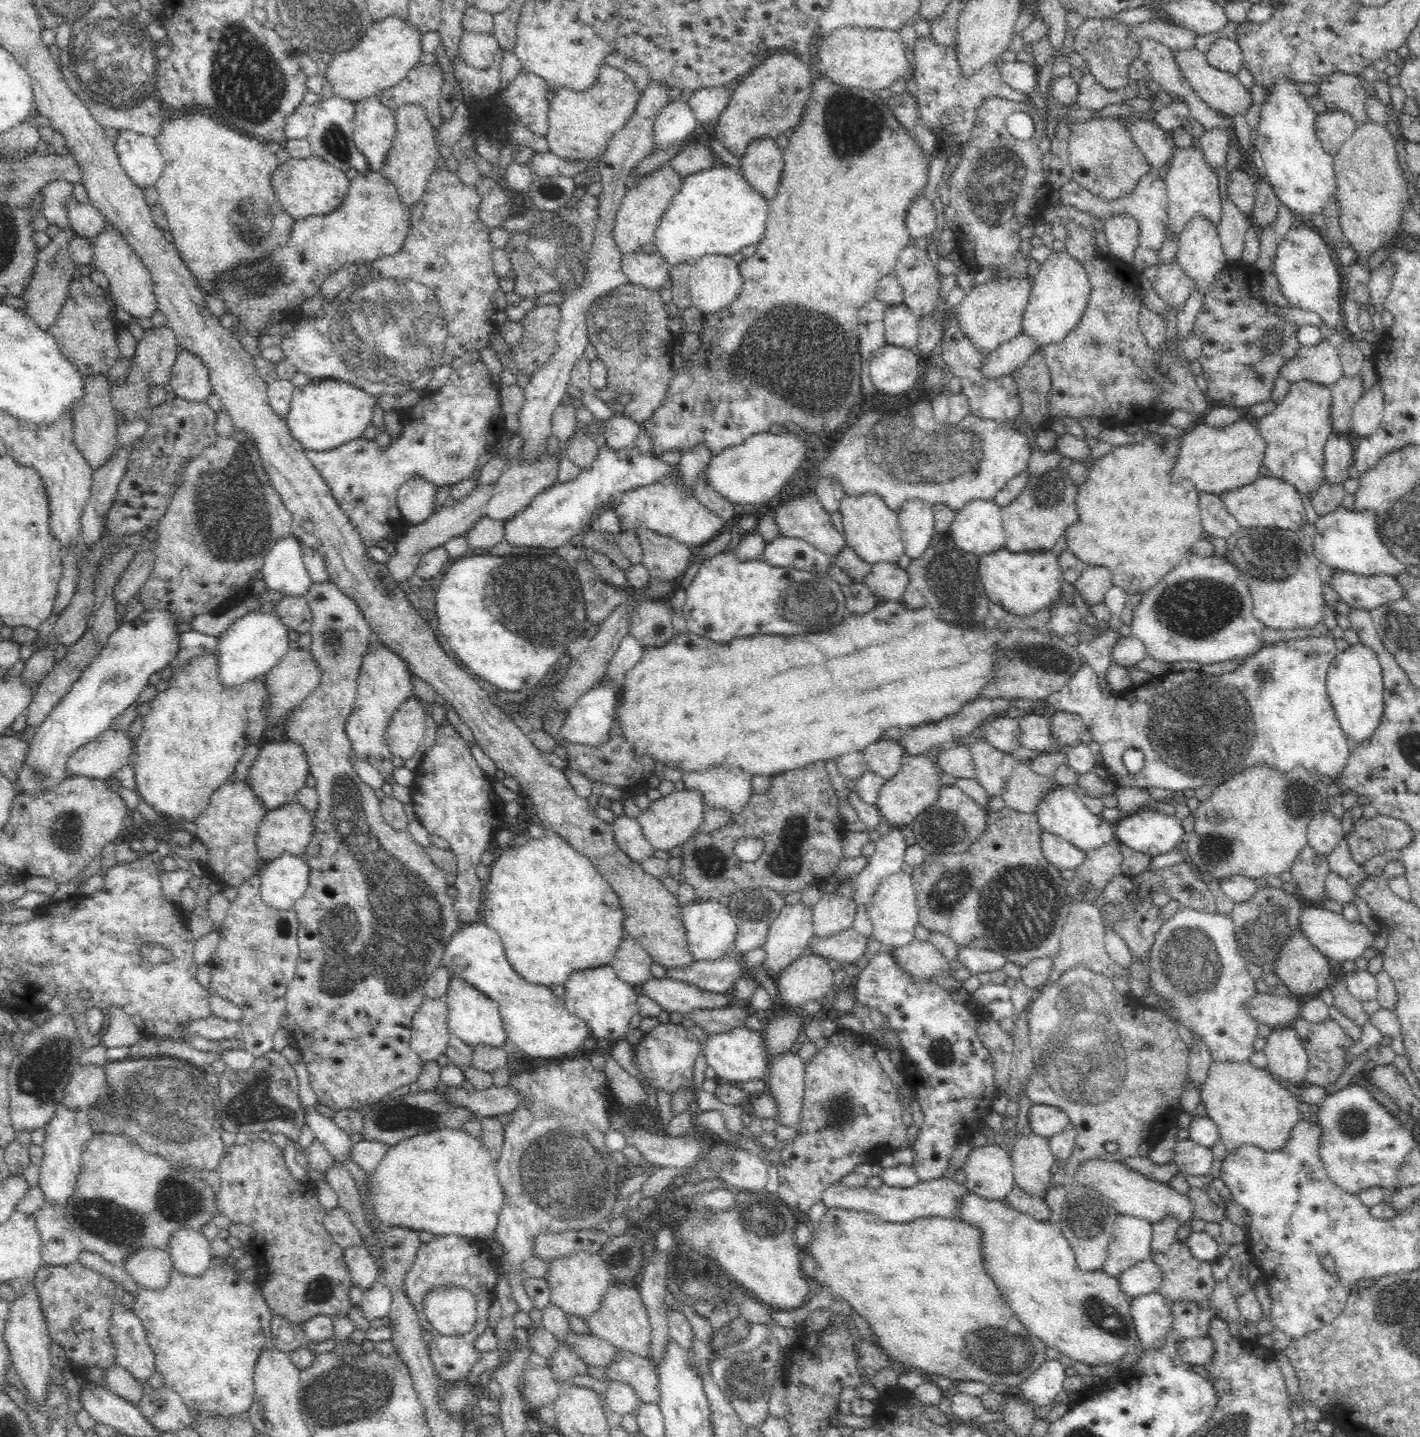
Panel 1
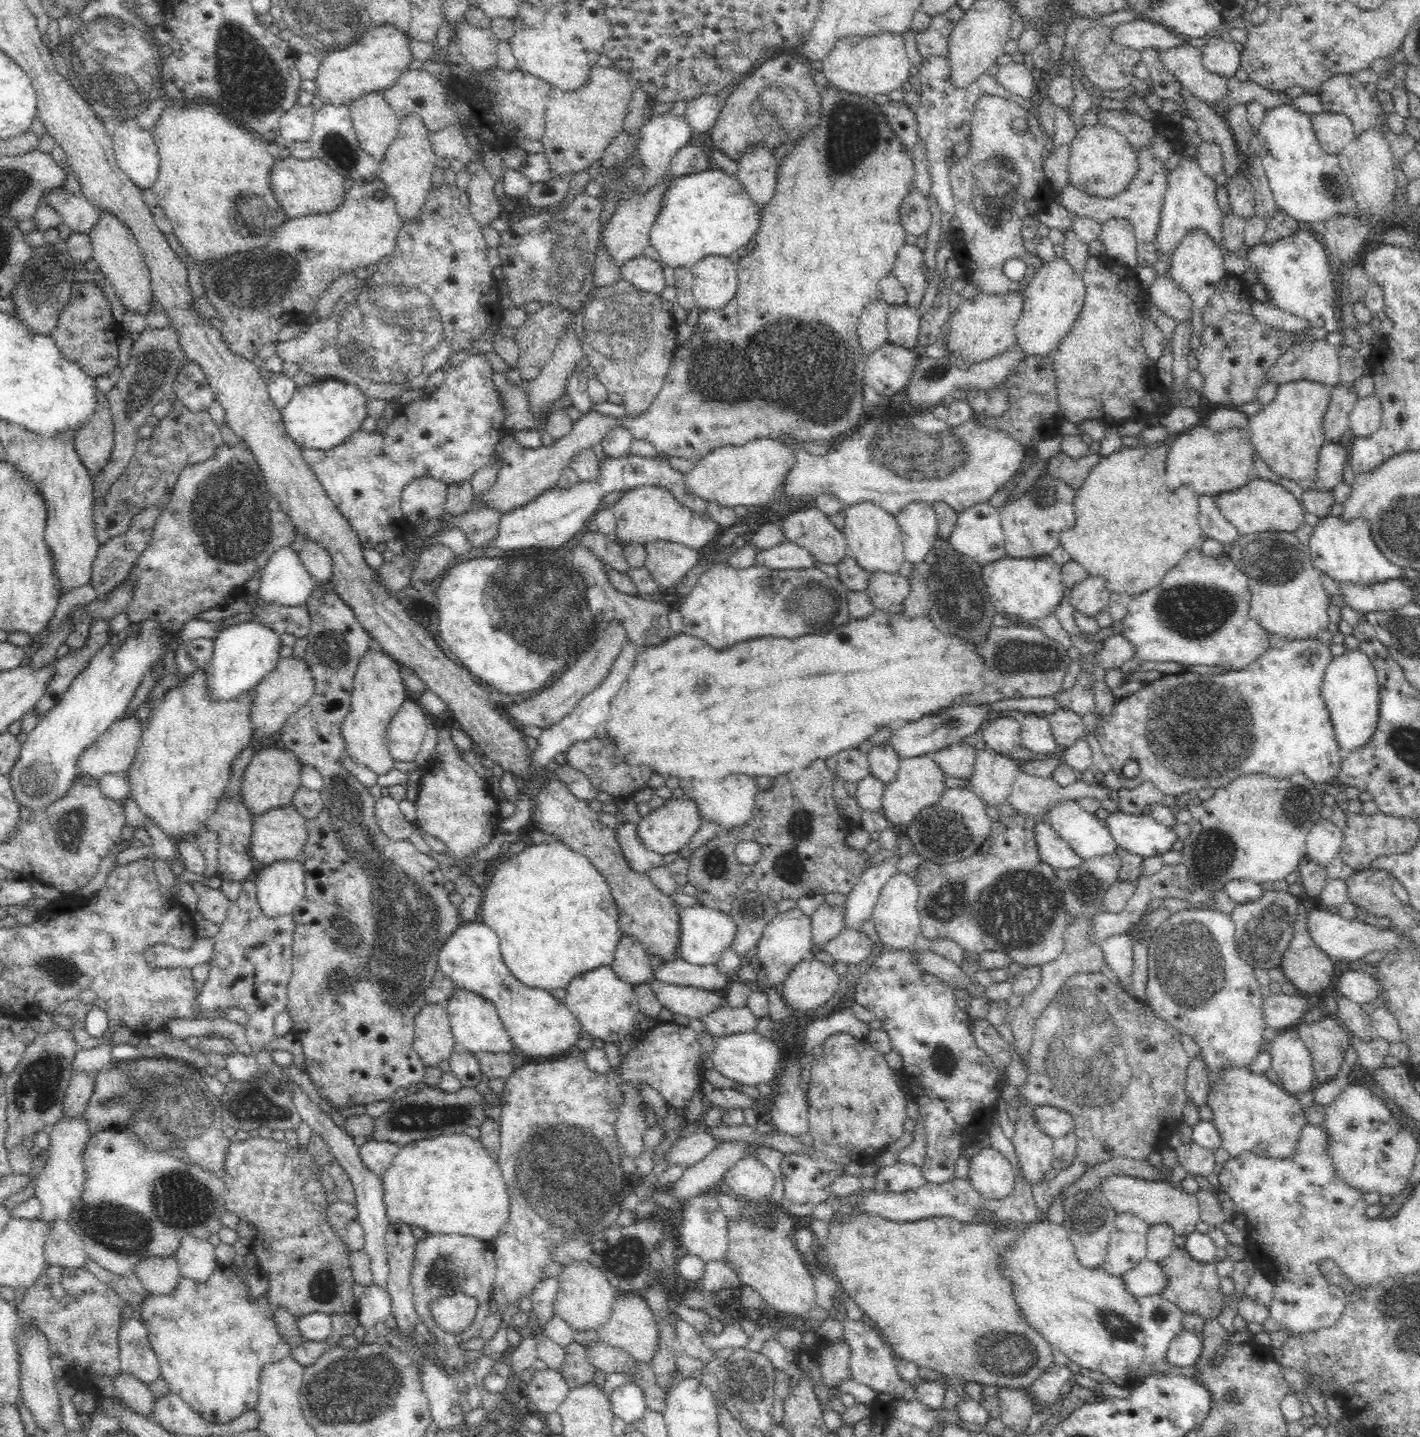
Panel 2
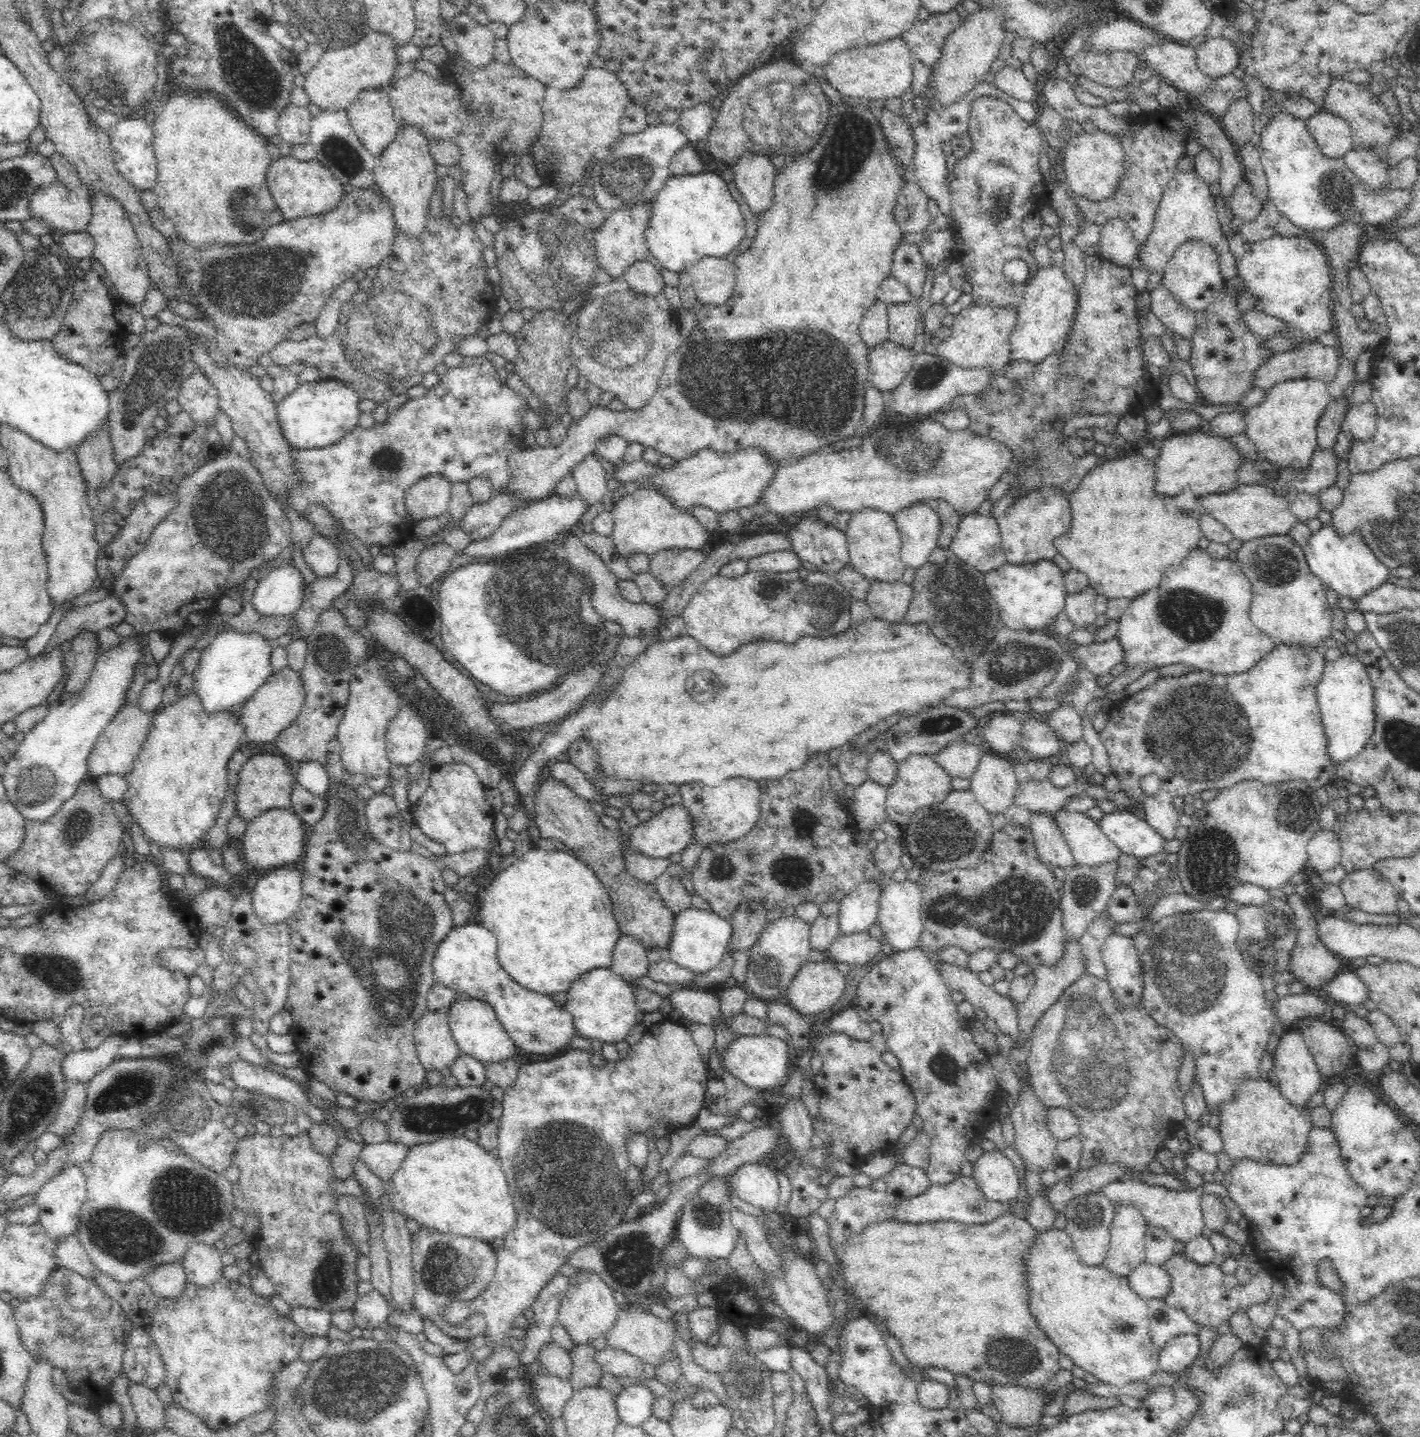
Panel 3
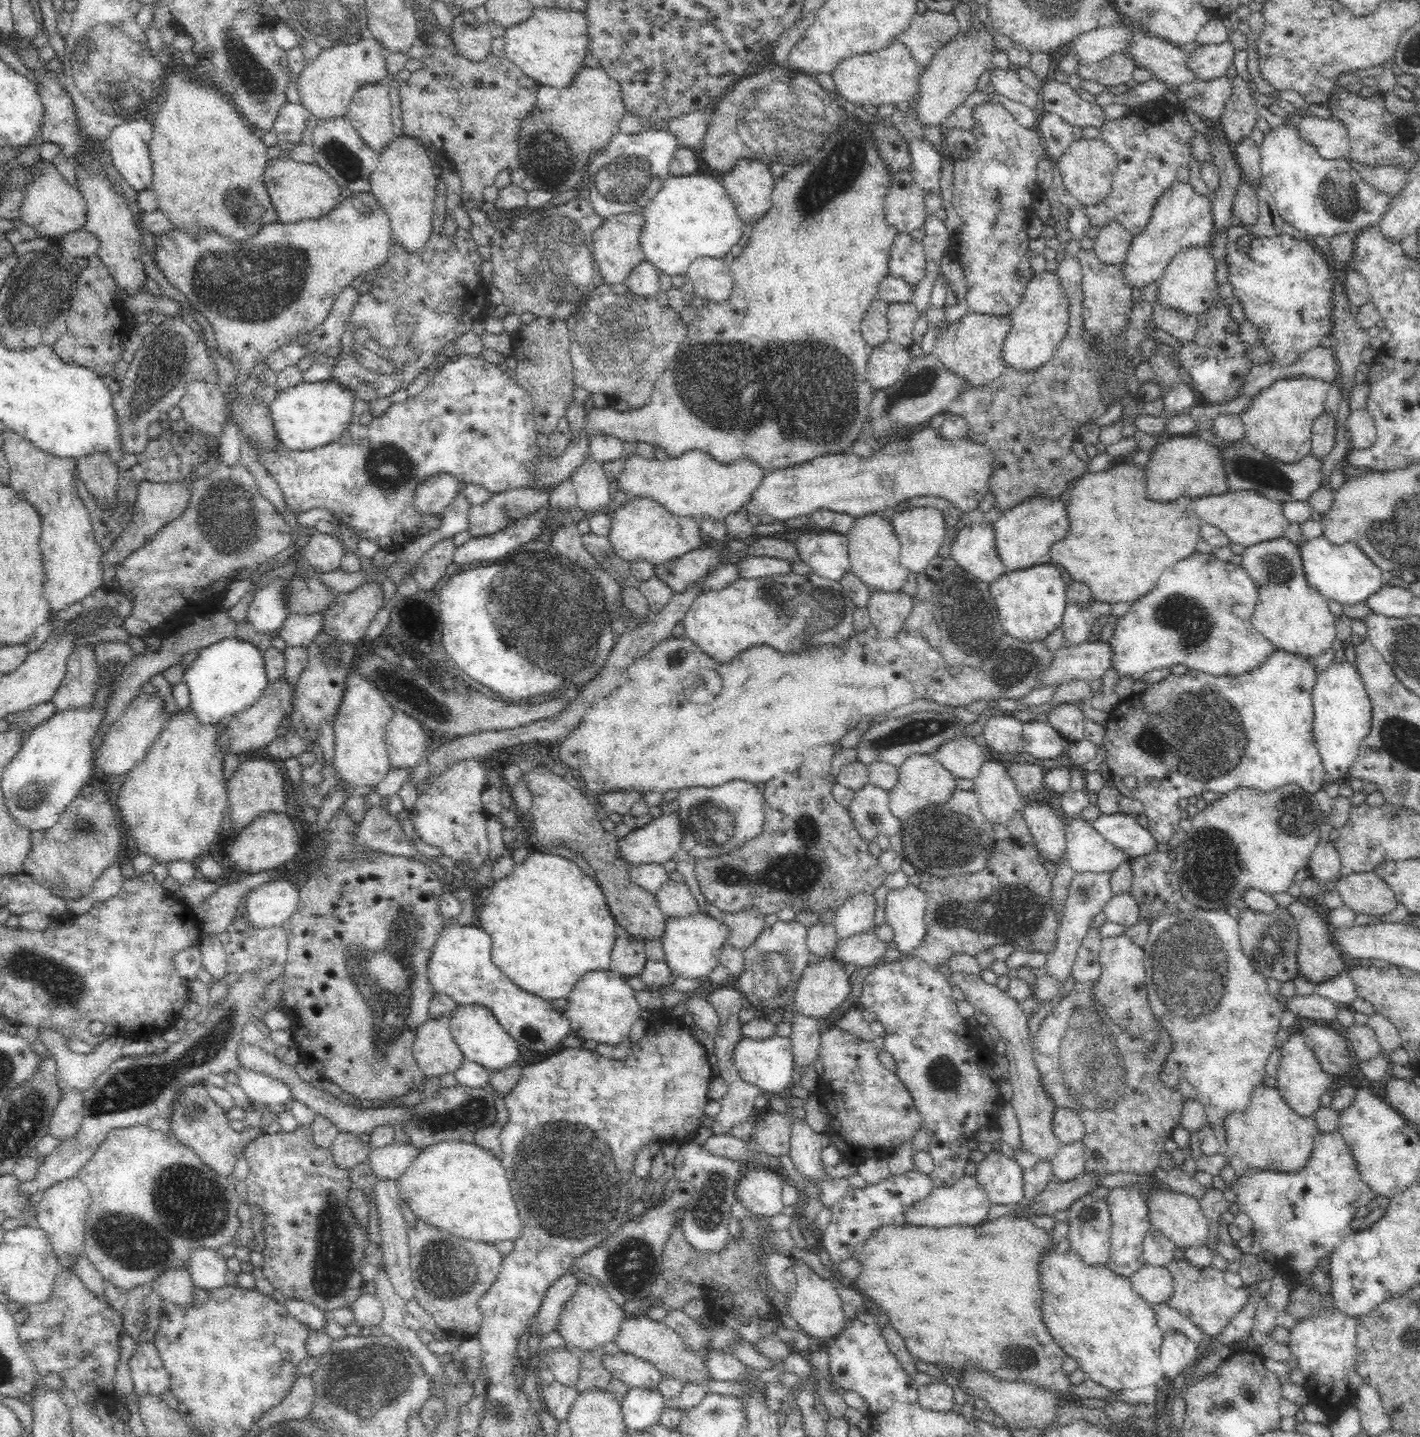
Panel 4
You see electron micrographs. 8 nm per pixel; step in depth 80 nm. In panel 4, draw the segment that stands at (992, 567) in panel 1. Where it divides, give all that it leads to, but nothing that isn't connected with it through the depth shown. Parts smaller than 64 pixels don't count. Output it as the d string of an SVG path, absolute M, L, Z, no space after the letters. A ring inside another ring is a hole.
M1051 563L1038 564L1022 570L1008 570L989 585L998 609L1003 632L1022 642L1044 640L1061 626L1066 608L1066 583L1060 569Z

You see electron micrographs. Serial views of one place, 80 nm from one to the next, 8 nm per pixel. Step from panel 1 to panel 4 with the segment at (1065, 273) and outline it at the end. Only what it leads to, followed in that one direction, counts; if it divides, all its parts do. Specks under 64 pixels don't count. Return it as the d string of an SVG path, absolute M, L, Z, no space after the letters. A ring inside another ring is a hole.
M1055 271L1034 274L1026 284L1020 304L1009 314L1010 330L1001 348L1006 367L1030 372L1044 366L1054 356L1068 330L1068 303Z

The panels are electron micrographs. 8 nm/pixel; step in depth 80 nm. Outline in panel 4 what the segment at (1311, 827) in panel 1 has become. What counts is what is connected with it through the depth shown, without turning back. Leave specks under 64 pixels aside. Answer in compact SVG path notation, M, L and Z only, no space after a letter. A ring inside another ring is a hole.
M1319 841L1308 860L1308 874L1321 885L1327 880L1336 878L1341 870L1341 860L1339 859L1338 851L1334 848L1333 841L1327 843Z

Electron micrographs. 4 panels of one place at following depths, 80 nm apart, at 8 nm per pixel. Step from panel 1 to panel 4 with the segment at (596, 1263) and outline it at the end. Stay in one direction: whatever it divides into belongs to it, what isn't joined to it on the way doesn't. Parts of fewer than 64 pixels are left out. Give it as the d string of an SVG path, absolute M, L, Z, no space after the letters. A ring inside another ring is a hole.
M593 1279L582 1280L574 1296L564 1304L556 1329L567 1345L574 1347L575 1351L590 1352L594 1348L602 1348L606 1342L612 1342L625 1315L625 1312L610 1299L604 1285Z

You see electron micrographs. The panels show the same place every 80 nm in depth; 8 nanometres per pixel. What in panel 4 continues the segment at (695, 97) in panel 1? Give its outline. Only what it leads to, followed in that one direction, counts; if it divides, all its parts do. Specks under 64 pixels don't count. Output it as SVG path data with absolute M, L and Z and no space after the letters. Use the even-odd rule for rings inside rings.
M703 109L682 114L670 120L665 128L676 137L680 147L699 149L711 121L711 112L711 109Z

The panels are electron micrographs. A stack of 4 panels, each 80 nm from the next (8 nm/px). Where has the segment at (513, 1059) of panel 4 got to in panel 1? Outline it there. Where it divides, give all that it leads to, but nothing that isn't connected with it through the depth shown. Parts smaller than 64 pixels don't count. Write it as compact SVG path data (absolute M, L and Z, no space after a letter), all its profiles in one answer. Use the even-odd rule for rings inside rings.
M456 975L451 976L444 1000L447 1002L449 1033L470 1047L478 1044L496 1048L507 1047L507 1035L499 1013L499 1004L495 1000L488 998Z

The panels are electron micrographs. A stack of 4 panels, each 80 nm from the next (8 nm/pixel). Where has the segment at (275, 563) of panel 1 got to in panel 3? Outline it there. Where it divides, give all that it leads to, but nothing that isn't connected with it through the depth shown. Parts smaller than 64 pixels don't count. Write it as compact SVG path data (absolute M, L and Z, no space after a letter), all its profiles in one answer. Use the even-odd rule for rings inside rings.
M286 562L258 581L251 604L261 616L286 616L304 602L303 590L308 585L294 562Z

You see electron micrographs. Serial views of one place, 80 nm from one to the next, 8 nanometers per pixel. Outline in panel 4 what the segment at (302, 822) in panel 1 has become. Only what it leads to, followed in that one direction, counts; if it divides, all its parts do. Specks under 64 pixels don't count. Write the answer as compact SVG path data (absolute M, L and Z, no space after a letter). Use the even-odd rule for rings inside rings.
M286 811L265 812L241 828L230 845L224 845L225 854L238 872L257 873L261 870L284 869L293 864L292 860L300 850L301 835Z

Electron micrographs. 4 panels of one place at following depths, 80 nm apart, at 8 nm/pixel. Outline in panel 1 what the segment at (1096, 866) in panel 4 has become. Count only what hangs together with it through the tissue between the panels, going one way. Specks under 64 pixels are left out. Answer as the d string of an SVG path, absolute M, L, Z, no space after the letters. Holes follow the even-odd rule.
M1055 782L1054 788L1050 788L1050 792L1046 792L1044 798L1038 802L1036 815L1039 825L1044 830L1071 842L1085 853L1094 850L1094 848L1102 848L1108 840L1112 840L1112 836L1115 836L1111 822L1106 821L1099 814L1090 812L1083 800L1070 786L1062 786L1055 784Z

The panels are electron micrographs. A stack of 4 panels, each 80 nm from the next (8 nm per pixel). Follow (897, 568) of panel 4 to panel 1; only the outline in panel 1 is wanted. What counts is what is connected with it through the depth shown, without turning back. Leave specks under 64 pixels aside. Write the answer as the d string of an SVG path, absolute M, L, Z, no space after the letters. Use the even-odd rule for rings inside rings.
M863 493L861 496L845 496L840 500L840 512L843 517L843 535L848 547L856 552L858 557L871 566L879 563L892 563L898 565L900 559L905 554L903 540L901 539L901 530L897 513L890 510L886 503L876 493Z

